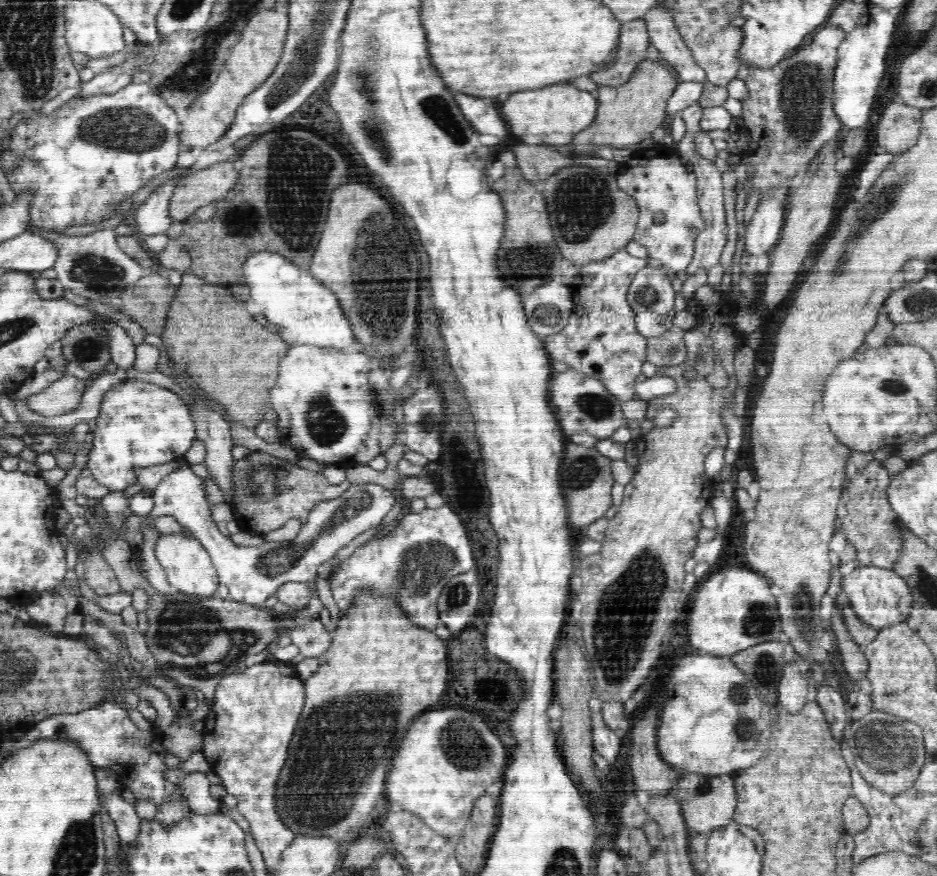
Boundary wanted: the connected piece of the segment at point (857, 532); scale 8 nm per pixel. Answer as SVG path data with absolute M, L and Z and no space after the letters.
M874 459L856 471L847 481L849 500L846 502L847 514L842 518L841 530L846 540L854 546L860 566L876 566L890 571L894 570L893 562L902 550L901 538L898 534L898 515L893 511L887 497L887 488L891 474L883 467L883 463Z

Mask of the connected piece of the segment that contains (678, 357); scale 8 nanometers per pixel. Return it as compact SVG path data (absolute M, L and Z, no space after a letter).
M672 326L670 330L647 340L647 361L659 366L676 367L686 360L684 336L687 331Z

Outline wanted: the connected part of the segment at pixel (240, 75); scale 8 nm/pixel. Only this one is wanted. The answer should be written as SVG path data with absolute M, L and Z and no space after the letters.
M264 9L249 20L248 24L238 32L238 42L230 48L230 56L220 71L218 80L202 92L187 108L183 116L183 127L180 129L179 140L182 146L197 152L208 144L219 140L230 128L235 119L237 108L242 101L254 92L280 63L284 42L288 32L288 15L285 11Z

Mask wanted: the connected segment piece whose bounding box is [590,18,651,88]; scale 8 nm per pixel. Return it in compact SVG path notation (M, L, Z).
M644 18L630 20L622 24L622 30L619 32L618 62L614 67L608 67L606 70L594 71L590 79L600 87L620 87L626 82L632 73L637 69L637 64L646 59L646 48L651 44Z

